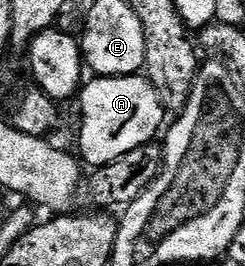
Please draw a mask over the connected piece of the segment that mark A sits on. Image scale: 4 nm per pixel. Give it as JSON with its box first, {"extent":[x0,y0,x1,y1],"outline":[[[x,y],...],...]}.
{"extent":[78,76,165,167],"outline":[[[96,76],[91,80],[82,86],[81,96],[78,98],[79,105],[83,108],[83,122],[79,125],[78,156],[84,162],[87,160],[91,167],[108,165],[113,163],[113,159],[121,159],[125,151],[152,144],[158,138],[155,136],[158,135],[159,128],[160,133],[164,128],[165,110],[161,99],[157,99],[157,91],[153,91],[146,76]]]}

